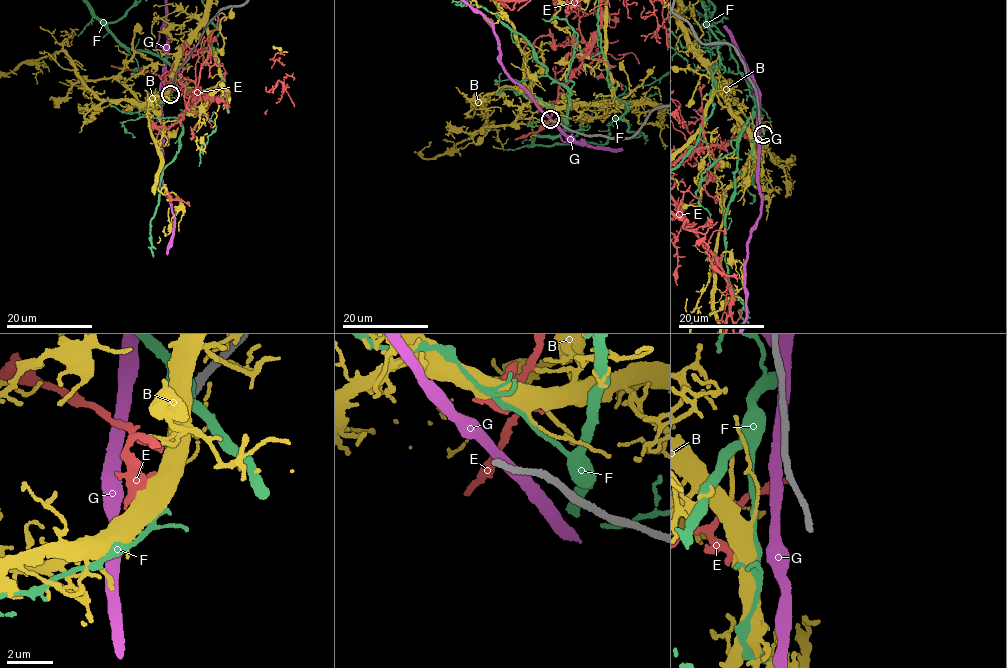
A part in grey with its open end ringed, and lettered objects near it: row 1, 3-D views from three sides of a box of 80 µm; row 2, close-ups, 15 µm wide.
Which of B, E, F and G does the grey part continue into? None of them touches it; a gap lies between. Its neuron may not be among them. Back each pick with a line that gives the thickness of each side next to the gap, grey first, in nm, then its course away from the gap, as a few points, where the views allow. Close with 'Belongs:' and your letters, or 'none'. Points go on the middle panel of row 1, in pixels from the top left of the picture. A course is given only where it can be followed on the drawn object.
Belongs: none

